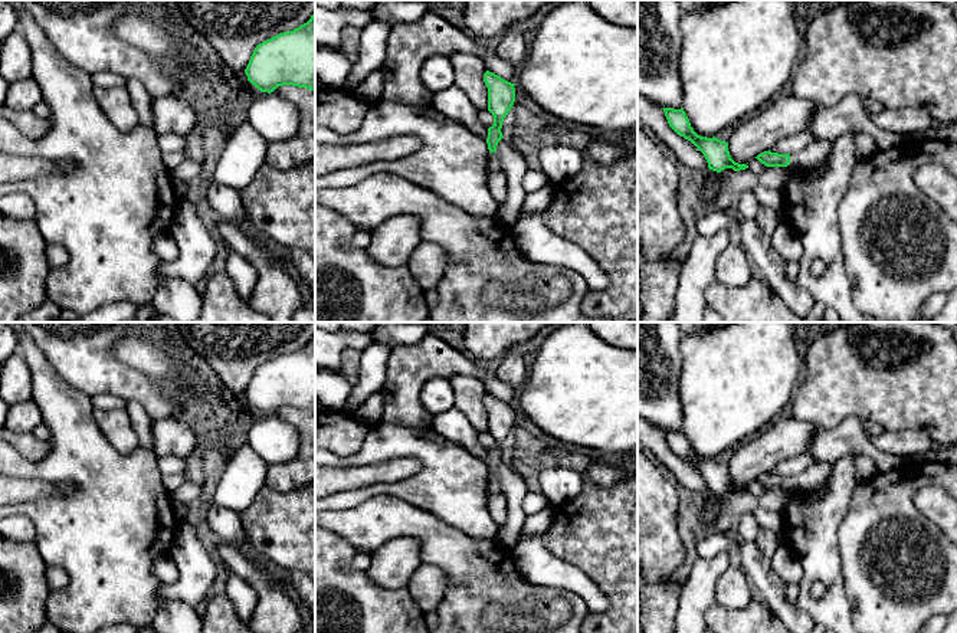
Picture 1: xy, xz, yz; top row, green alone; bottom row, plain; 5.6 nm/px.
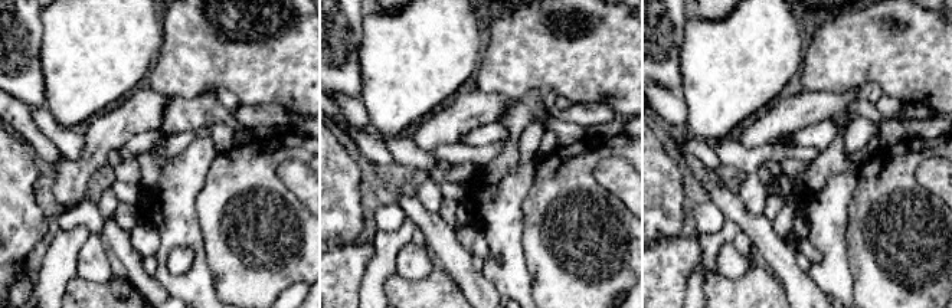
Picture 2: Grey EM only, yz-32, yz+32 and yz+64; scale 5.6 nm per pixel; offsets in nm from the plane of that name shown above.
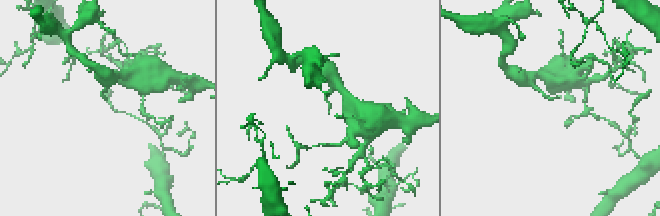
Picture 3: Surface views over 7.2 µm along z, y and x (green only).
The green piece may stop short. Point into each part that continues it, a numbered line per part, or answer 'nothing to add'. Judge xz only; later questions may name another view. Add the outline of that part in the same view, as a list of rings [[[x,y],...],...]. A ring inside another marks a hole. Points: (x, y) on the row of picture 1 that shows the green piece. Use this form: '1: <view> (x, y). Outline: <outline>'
1: xz (494, 163). Outline: [[[489,152],[486,163],[486,176],[489,177],[492,173],[499,170],[502,170],[499,155],[496,152]]]

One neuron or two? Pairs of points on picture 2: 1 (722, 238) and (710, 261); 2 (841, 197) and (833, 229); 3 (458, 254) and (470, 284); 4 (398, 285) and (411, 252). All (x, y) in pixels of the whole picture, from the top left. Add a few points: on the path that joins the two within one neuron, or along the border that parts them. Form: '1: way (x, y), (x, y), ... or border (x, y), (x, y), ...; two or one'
1: way (716, 243), (710, 249), (710, 255); one
2: way (834, 205), (833, 222); one
3: way (458, 261), (465, 277); one
4: border (434, 266), (416, 279), (396, 274); two

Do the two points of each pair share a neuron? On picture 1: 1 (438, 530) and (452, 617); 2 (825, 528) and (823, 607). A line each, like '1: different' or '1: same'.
1: same
2: same

